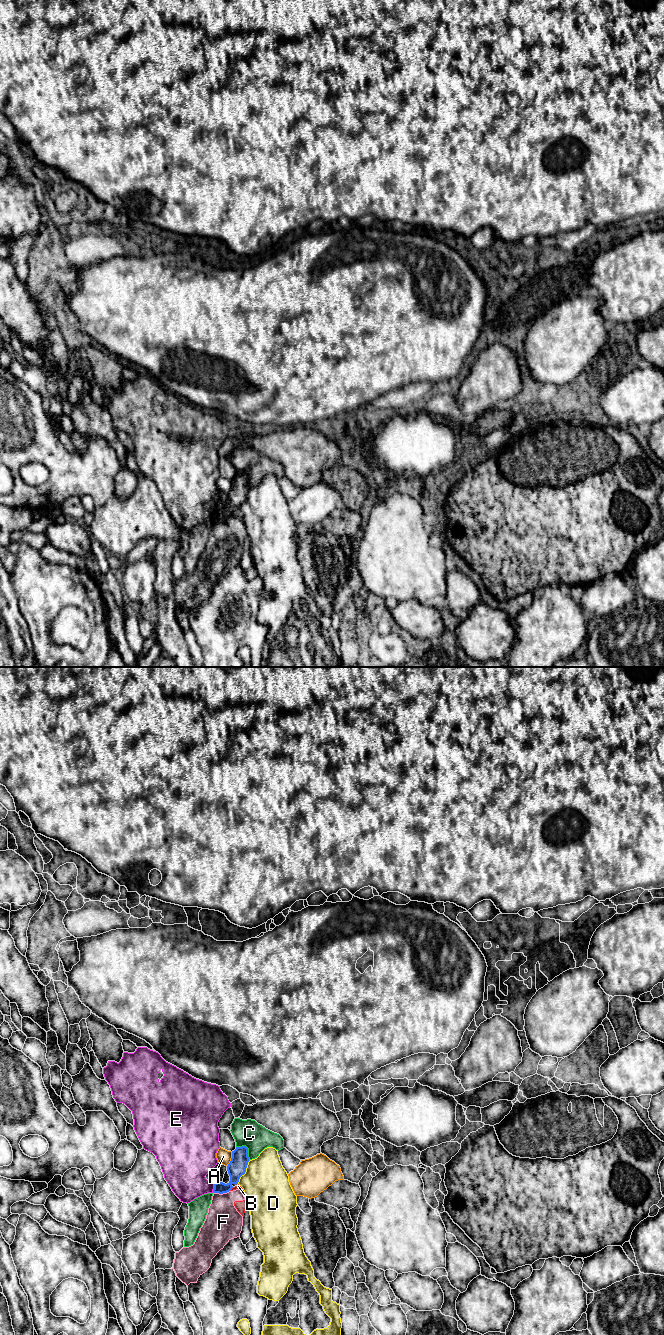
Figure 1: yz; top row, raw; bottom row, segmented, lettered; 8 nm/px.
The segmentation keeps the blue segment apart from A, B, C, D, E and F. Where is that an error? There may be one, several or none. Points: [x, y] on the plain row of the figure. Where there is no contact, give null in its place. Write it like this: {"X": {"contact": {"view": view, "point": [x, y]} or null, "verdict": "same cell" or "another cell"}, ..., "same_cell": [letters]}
{"A": {"contact": {"view": "yz", "point": [231, 487]}, "verdict": "another cell"}, "B": {"contact": {"view": "yz", "point": [231, 516]}, "verdict": "another cell"}, "C": {"contact": {"view": "yz", "point": [247, 477]}, "verdict": "another cell"}, "D": {"contact": {"view": "yz", "point": [245, 499]}, "verdict": "another cell"}, "E": {"contact": {"view": "yz", "point": [214, 516]}, "verdict": "another cell"}, "F": {"contact": {"view": "yz", "point": [221, 521]}, "verdict": "another cell"}, "same_cell": []}

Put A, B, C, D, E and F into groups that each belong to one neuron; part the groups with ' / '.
A / B F / C / D / E

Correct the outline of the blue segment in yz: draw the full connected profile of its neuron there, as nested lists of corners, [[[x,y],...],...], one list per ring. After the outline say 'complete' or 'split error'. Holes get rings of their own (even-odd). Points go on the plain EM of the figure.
[[[246,474],[236,475],[232,479],[232,486],[227,494],[230,509],[227,512],[223,510],[215,511],[213,521],[223,522],[229,520],[233,516],[232,513],[238,512],[240,505],[245,502],[248,490],[248,476]]]; complete

